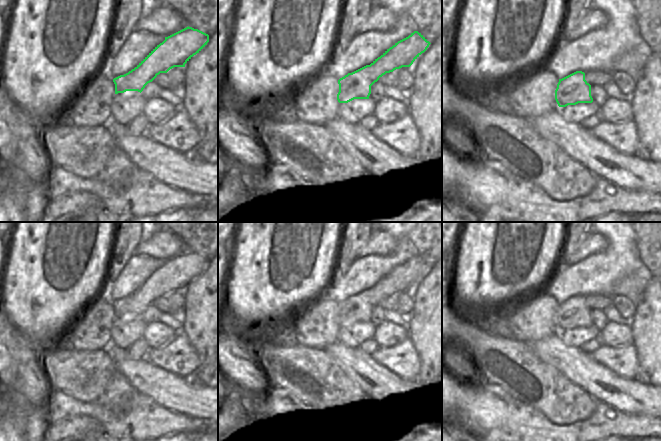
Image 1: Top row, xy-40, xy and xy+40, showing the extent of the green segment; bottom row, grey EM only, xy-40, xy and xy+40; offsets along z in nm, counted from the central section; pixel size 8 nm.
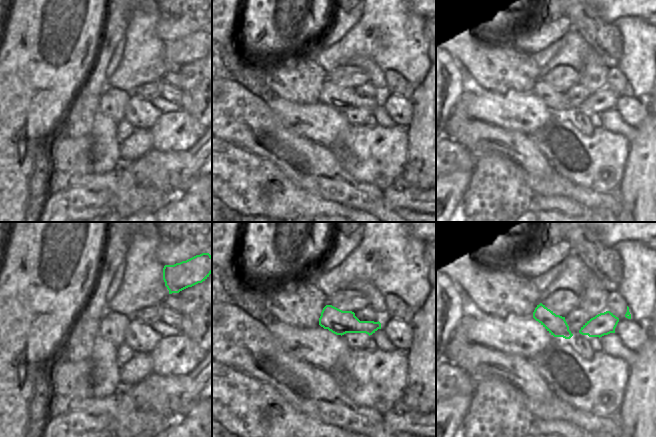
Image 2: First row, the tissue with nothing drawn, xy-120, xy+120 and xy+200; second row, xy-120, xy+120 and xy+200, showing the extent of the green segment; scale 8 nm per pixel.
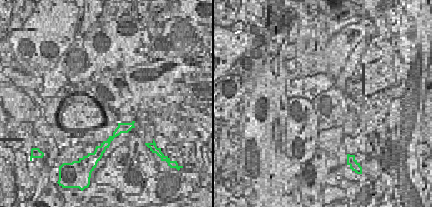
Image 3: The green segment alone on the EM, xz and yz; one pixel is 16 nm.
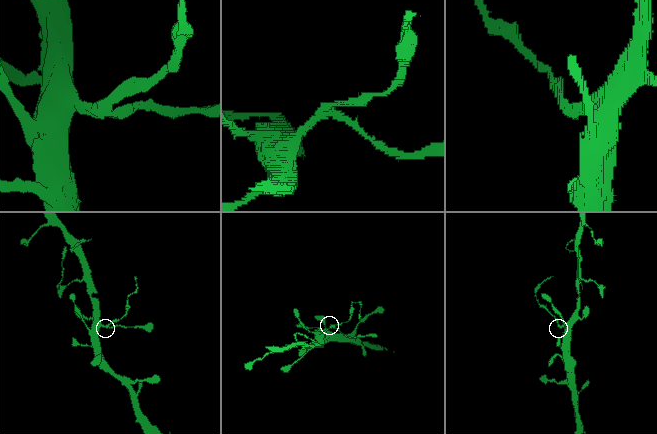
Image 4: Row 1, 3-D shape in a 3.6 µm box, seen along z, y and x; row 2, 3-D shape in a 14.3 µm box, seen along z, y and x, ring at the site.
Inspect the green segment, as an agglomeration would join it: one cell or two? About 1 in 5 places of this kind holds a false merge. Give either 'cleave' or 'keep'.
keep

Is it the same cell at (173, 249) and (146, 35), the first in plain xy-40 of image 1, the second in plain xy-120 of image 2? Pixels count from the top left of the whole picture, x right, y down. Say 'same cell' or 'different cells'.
different cells

